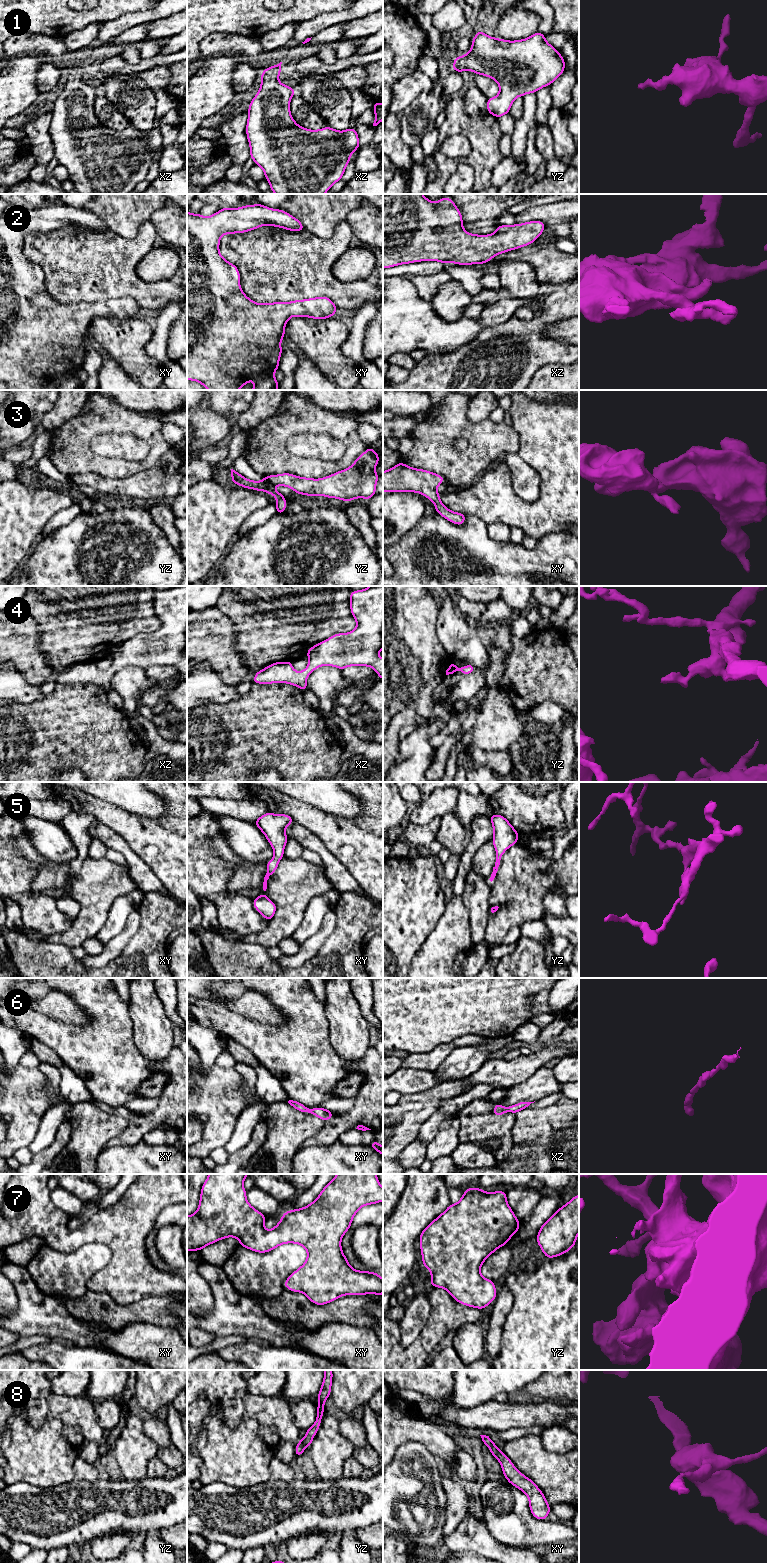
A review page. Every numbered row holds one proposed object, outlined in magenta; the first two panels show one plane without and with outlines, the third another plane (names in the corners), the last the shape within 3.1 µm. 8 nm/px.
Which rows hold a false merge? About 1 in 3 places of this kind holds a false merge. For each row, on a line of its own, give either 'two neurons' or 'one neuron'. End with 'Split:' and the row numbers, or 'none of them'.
1: one neuron
2: one neuron
3: one neuron
4: one neuron
5: one neuron
6: one neuron
7: one neuron
8: one neuron
Split: none of them

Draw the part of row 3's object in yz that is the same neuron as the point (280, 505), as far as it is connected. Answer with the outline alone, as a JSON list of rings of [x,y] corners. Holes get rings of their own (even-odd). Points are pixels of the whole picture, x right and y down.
[[[367,447],[367,450],[360,454],[350,467],[320,479],[282,473],[263,477],[262,481],[252,481],[233,469],[231,469],[231,479],[236,485],[259,492],[264,490],[273,495],[277,501],[276,514],[281,514],[286,510],[286,498],[282,493],[274,490],[276,485],[289,487],[294,492],[307,496],[322,495],[349,502],[355,498],[369,500],[376,492],[379,476],[374,468],[380,458],[374,449]]]

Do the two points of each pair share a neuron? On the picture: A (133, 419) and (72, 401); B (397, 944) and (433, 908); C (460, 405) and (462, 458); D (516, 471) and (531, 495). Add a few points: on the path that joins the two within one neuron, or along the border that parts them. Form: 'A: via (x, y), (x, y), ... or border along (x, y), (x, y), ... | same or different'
A: border along (79, 412), (71, 418) | different
B: via (406, 935), (424, 917) | same
C: via (449, 419), (449, 446) | same
D: via (522, 477), (526, 481), (528, 489) | same

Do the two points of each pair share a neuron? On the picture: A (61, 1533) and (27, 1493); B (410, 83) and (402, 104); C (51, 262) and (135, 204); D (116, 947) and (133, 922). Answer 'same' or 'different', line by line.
A: same
B: same
C: different
D: same

